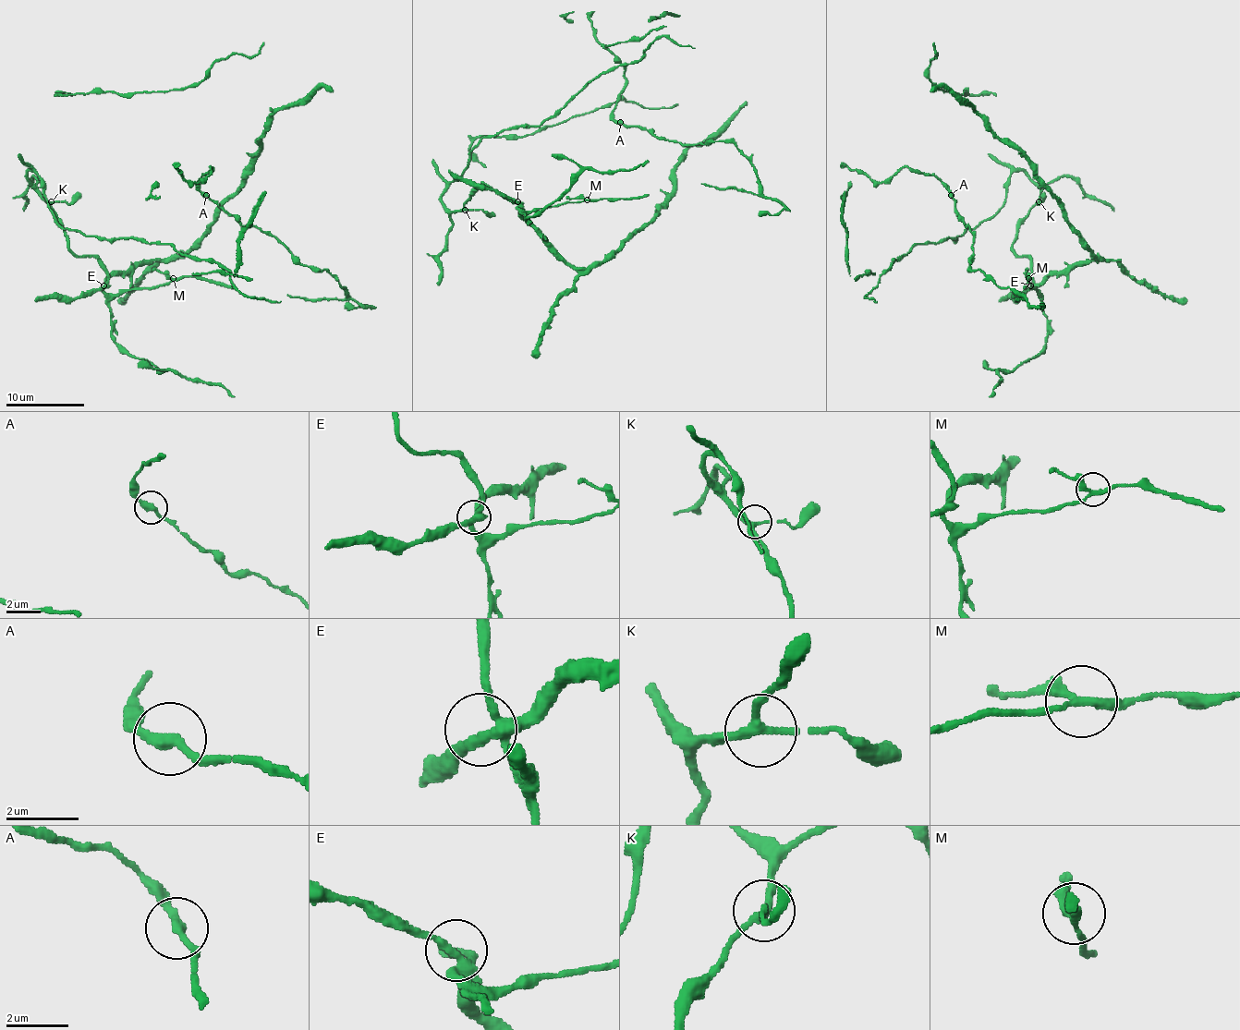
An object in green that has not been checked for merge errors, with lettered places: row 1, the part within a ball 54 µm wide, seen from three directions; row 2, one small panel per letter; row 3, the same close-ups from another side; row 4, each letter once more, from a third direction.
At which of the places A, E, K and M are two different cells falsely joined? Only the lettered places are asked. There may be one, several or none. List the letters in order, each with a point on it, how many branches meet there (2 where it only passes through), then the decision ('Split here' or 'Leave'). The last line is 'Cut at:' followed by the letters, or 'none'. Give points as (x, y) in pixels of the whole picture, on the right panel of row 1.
A: Place: (951, 195). Branches: 2. Leave
E: Place: (1030, 285). Branches: 4. Leave
K: Place: (1039, 201). Branches: 3. Leave
M: Place: (1028, 278). Branches: 3. Leave
Cut at: none

